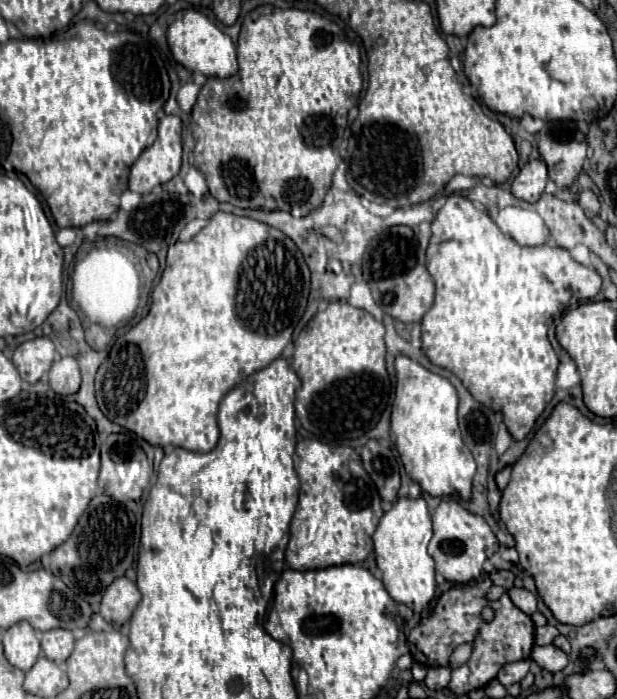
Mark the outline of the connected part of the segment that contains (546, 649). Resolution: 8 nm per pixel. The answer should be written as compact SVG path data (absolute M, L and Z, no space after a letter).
M548 644L548 646L534 646L532 648L532 654L530 658L544 670L548 672L560 672L566 668L568 660L566 660L566 654L556 648L554 644Z

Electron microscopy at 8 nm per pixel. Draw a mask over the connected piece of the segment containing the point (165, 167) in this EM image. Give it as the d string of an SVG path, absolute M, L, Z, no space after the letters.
M162 116L158 138L132 164L128 188L138 194L148 194L154 186L172 180L180 170L182 160L182 122L178 116Z

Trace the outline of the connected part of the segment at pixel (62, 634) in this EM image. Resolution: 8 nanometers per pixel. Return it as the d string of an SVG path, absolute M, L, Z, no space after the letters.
M52 628L42 634L42 652L56 664L64 664L74 650L74 634L64 628Z

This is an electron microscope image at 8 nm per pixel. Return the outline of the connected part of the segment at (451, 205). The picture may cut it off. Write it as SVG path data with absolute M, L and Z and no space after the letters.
M450 194L432 222L428 272L436 282L434 306L422 318L422 348L432 364L456 374L476 400L502 412L512 438L524 440L554 396L558 356L548 342L549 324L562 306L594 300L600 292L600 274L578 264L560 246L520 246L504 236L492 218L462 194Z

